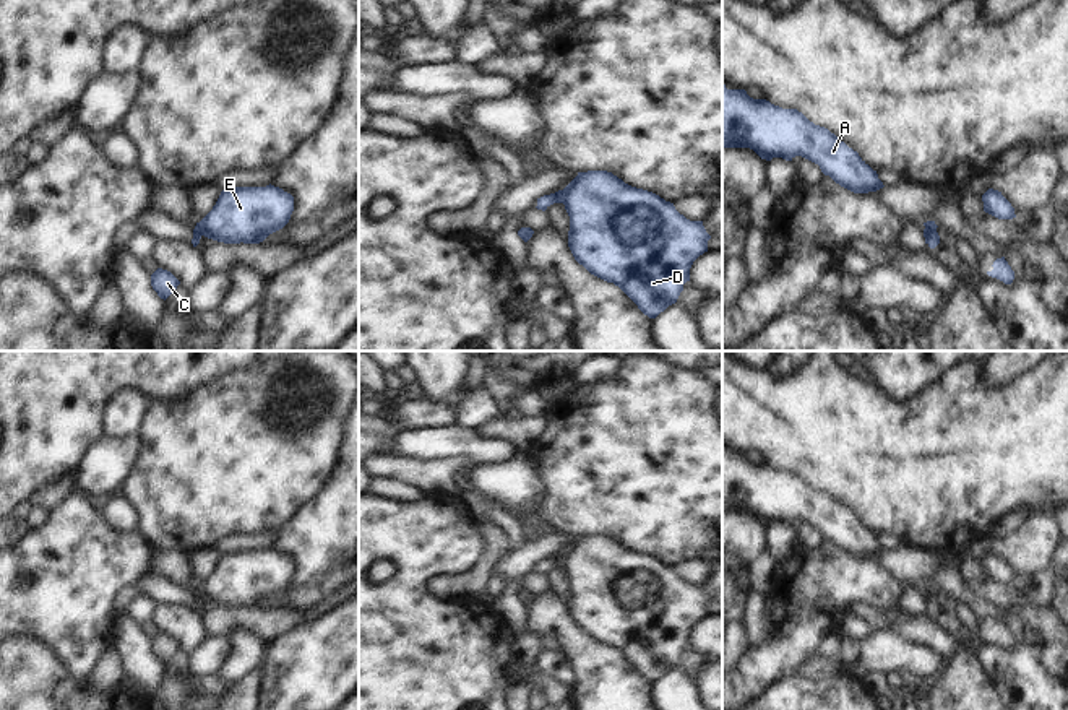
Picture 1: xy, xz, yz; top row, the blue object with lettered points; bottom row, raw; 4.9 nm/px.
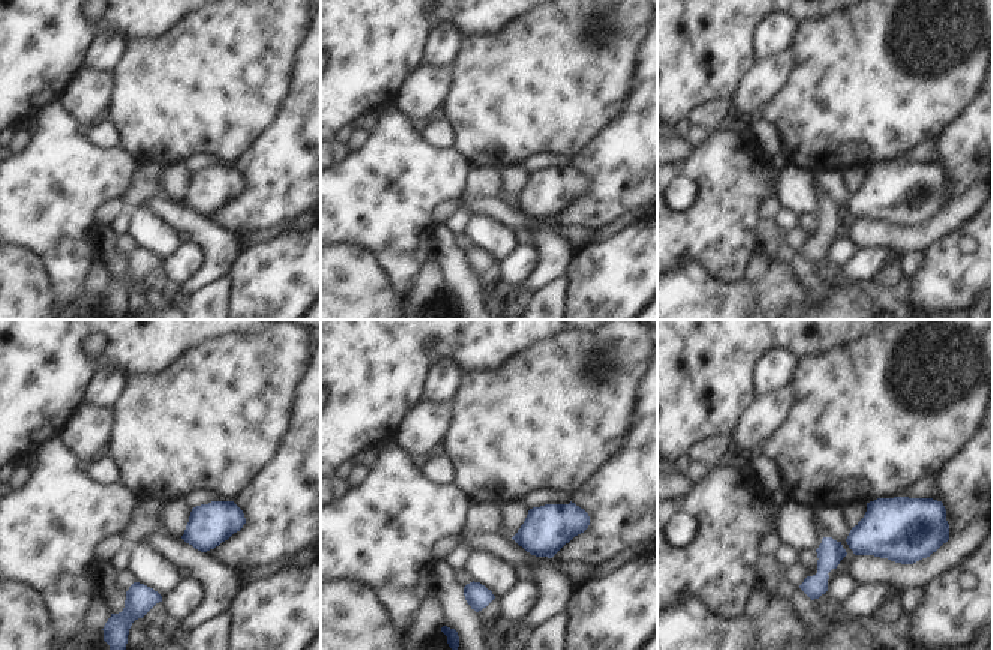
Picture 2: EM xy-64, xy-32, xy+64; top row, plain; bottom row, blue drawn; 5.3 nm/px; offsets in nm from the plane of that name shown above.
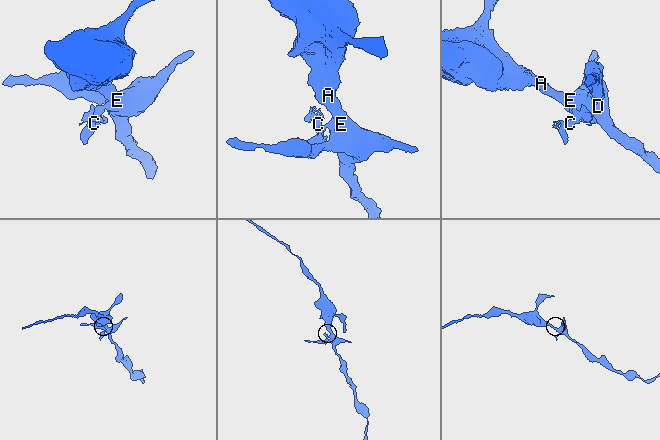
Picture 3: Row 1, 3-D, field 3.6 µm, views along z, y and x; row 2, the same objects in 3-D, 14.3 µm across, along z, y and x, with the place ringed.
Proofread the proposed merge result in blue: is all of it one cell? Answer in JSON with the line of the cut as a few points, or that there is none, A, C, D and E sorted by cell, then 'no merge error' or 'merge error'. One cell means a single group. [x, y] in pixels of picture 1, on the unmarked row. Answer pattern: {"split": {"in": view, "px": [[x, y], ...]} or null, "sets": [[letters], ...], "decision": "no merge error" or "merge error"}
{"split": {"in": "xz", "px": [[560, 554], [562, 566]]}, "sets": [["A", "D", "E"], ["C"]], "decision": "merge error"}

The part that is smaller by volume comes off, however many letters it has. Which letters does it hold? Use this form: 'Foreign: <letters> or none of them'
Foreign: C

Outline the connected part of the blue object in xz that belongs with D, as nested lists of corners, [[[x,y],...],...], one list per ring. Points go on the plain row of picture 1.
[[[607,535],[578,536],[562,554],[570,580],[568,611],[591,639],[618,650],[649,682],[675,668],[693,626],[708,616],[703,585],[690,585],[674,567],[631,551]]]

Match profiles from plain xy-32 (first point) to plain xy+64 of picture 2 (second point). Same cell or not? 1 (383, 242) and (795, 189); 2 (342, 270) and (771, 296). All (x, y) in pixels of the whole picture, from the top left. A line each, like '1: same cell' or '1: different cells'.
1: different cells
2: same cell

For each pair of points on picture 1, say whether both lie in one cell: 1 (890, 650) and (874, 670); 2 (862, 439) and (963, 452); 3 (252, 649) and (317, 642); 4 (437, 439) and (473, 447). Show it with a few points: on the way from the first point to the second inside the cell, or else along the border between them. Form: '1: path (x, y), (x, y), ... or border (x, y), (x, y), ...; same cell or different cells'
1: path (885, 655), (875, 665); same cell
2: path (887, 452), (938, 452); same cell
3: border (268, 644), (260, 666); different cells
4: path (445, 441), (465, 442); same cell

